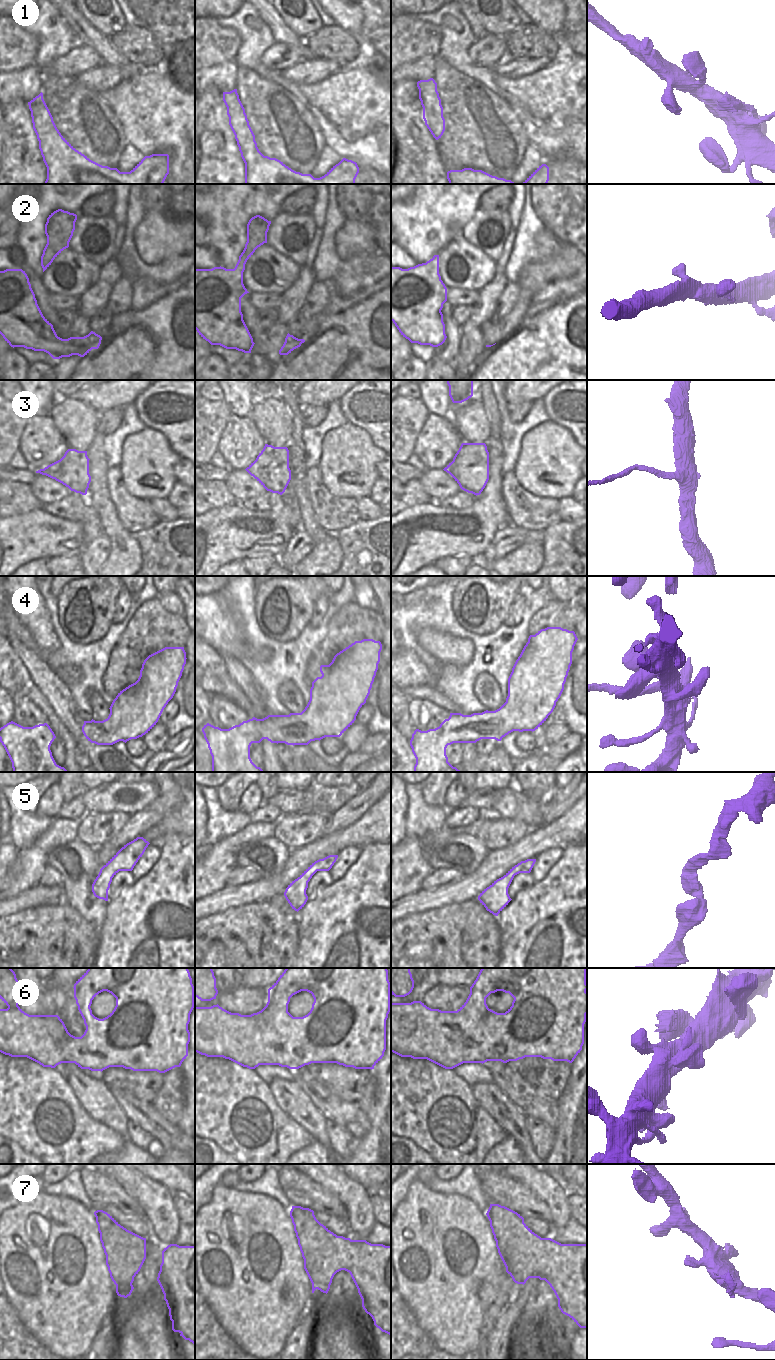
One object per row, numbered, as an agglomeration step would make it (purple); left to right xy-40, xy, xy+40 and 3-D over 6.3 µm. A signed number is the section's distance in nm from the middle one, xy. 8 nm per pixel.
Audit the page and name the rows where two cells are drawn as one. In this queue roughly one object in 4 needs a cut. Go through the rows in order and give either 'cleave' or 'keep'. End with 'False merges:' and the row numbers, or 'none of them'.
1: keep
2: keep
3: cleave
4: cleave
5: keep
6: keep
7: keep
False merges: 3, 4

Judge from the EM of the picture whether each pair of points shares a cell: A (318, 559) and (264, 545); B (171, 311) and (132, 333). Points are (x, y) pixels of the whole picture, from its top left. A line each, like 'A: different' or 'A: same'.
A: different
B: same

